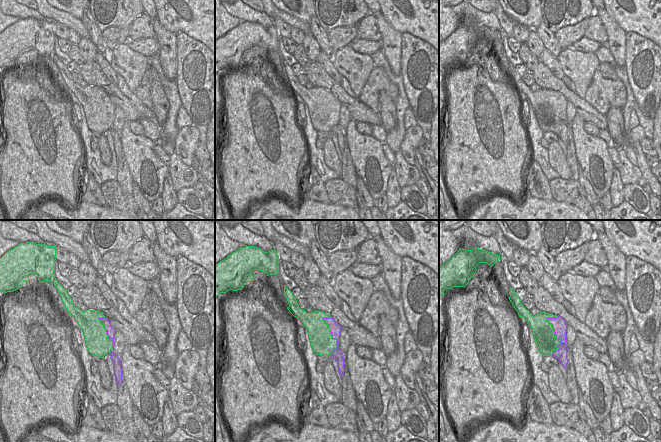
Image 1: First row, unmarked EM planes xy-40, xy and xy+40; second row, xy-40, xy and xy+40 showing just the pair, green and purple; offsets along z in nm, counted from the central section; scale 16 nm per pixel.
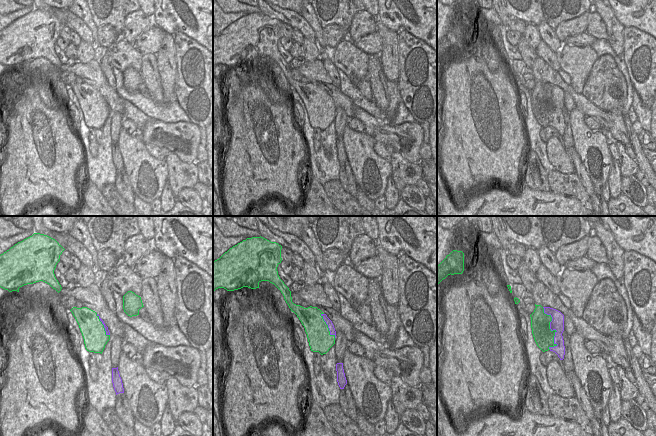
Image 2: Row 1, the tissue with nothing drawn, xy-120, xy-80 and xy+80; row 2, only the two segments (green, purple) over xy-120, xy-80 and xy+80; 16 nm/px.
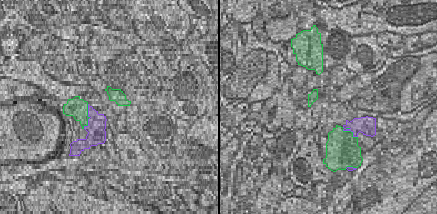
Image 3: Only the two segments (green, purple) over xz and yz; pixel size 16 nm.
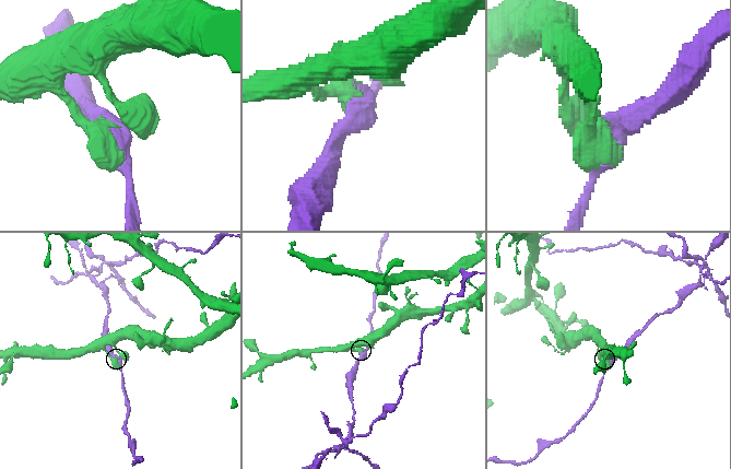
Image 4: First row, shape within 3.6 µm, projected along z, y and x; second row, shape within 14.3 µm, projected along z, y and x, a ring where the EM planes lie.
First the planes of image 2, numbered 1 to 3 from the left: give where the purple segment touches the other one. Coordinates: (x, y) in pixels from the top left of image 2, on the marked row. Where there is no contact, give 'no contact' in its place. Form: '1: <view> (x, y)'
1: xy-120 (103, 325)
2: xy-80 (327, 326)
3: xy+80 (550, 329)

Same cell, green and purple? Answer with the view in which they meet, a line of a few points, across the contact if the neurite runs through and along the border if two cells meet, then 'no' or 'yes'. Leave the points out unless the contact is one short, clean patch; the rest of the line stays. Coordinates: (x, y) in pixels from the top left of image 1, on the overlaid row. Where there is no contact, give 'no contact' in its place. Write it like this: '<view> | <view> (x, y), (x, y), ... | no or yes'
xy+40 | no

